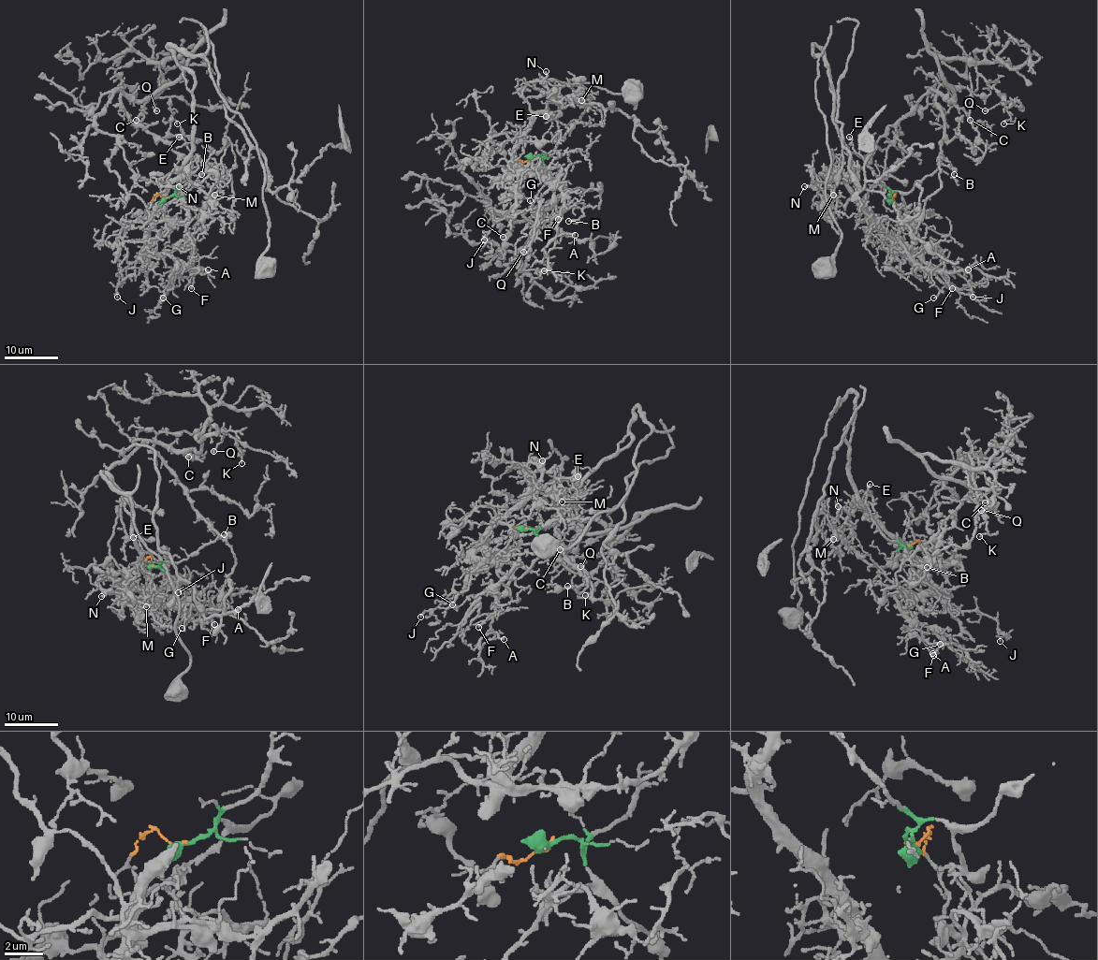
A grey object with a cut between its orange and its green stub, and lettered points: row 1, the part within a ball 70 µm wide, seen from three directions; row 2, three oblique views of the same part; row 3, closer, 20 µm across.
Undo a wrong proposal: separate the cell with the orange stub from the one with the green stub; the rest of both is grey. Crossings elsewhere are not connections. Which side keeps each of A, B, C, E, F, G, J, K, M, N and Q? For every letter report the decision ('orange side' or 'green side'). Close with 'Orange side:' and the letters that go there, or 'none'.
A: orange side
B: green side
C: green side
E: green side
F: orange side
G: orange side
J: orange side
K: green side
M: orange side
N: orange side
Q: green side
Orange side: A, F, G, J, M, N

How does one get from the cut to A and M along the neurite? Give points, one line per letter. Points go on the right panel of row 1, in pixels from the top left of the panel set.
A: (891, 197), (894, 194), (902, 225), (899, 233), (902, 253), (900, 240), (906, 254), (924, 268), (968, 269)
M: (891, 197), (894, 194), (902, 225), (897, 236), (889, 236), (838, 171), (829, 181), (832, 196)

